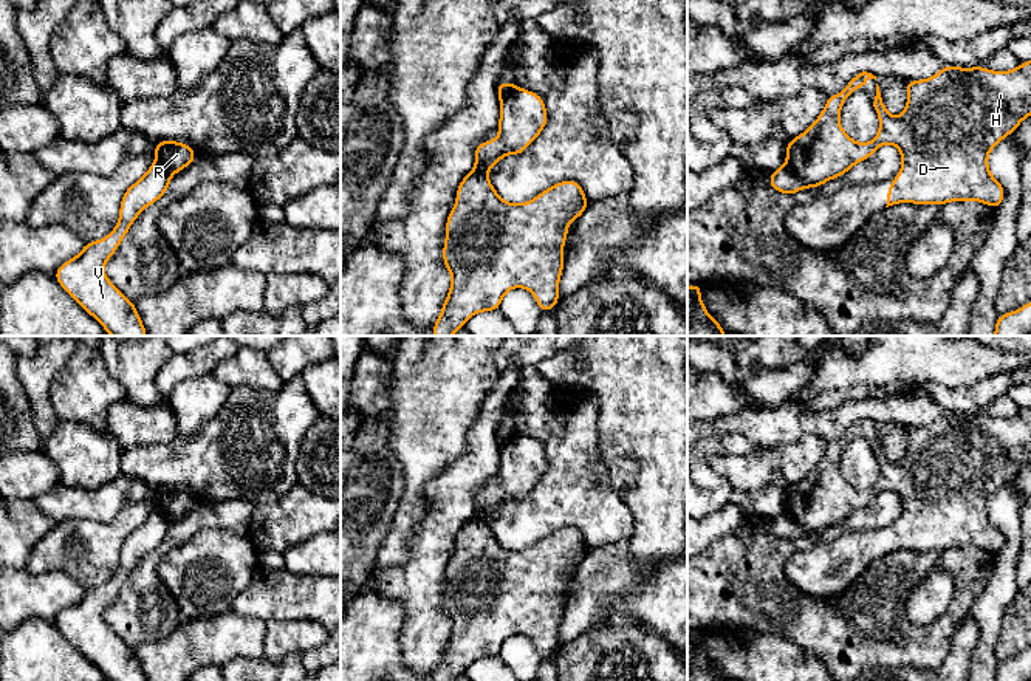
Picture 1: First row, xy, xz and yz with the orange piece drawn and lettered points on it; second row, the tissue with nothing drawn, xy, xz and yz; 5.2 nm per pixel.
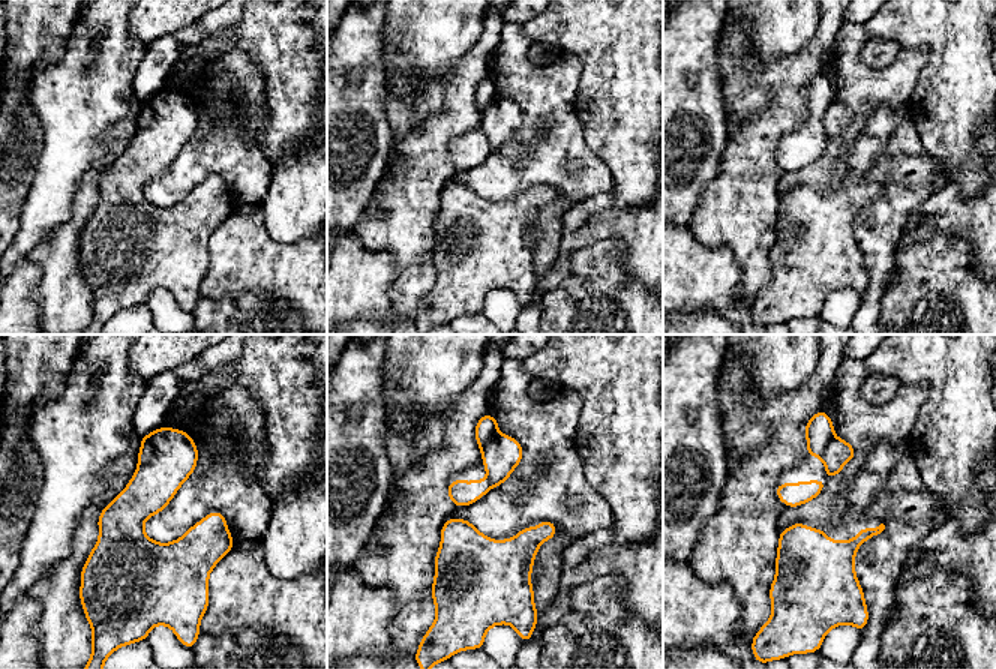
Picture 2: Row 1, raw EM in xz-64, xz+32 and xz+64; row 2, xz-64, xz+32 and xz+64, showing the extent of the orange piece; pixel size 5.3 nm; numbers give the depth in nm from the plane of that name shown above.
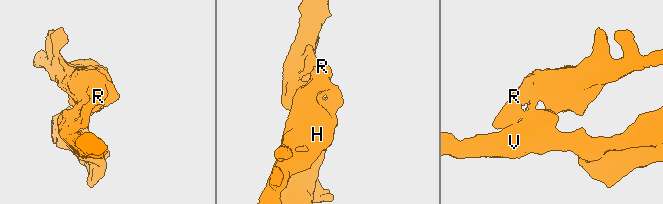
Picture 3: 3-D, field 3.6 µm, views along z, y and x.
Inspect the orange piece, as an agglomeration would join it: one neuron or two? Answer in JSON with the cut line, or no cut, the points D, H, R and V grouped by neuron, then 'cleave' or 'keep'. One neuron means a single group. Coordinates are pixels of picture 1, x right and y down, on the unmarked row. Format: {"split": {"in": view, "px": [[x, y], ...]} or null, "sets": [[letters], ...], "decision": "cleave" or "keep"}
{"split": {"in": "xz", "px": [[503, 489], [503, 497], [494, 506], [476, 511]]}, "sets": [["D", "H", "R"], ["V"]], "decision": "cleave"}

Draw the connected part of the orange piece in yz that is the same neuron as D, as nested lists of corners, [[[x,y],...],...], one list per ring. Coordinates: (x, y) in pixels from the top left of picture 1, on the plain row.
[[[1031,407],[1022,409],[1009,418],[992,418],[980,412],[974,415],[946,412],[930,426],[906,427],[907,450],[904,460],[898,464],[887,458],[876,430],[873,453],[879,464],[879,478],[870,489],[856,489],[842,477],[839,460],[847,444],[858,435],[865,433],[868,426],[876,427],[876,423],[862,418],[851,424],[841,440],[827,444],[817,466],[802,481],[786,489],[786,511],[794,520],[807,531],[819,534],[847,520],[856,509],[868,506],[882,491],[893,491],[903,503],[903,511],[896,525],[889,529],[885,554],[898,549],[943,553],[951,548],[980,548],[995,557],[1002,551],[1005,534],[991,522],[988,501],[1005,483],[1014,480],[1025,464],[1031,463]]]

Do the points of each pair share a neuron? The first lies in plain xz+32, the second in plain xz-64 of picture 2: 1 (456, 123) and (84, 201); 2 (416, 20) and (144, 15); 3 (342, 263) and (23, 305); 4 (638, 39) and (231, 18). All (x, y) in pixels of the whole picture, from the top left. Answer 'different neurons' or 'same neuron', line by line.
1: same neuron
2: different neurons
3: same neuron
4: different neurons

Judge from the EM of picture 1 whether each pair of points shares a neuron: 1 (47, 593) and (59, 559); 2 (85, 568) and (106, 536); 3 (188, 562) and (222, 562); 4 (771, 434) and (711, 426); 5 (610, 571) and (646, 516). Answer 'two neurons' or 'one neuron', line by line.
1: two neurons
2: one neuron
3: one neuron
4: one neuron
5: two neurons

